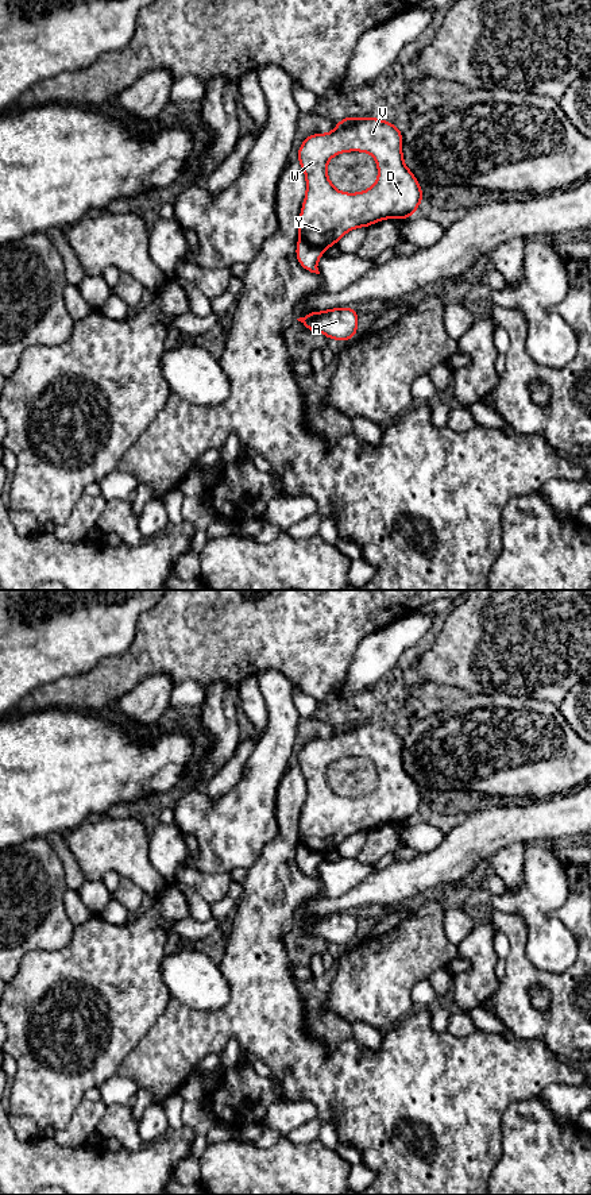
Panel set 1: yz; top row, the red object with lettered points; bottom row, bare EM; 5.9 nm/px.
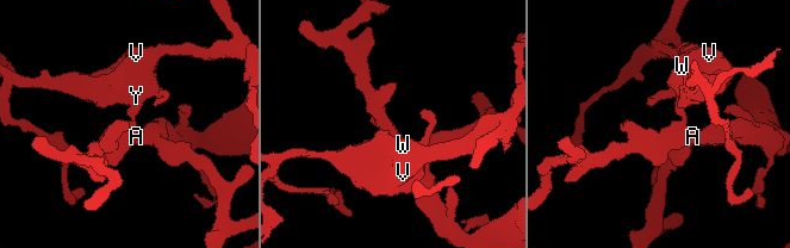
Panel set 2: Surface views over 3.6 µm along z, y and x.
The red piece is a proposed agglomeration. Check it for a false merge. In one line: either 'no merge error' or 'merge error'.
merge error

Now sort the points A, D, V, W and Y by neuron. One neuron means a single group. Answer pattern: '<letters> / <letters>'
A / D V W Y

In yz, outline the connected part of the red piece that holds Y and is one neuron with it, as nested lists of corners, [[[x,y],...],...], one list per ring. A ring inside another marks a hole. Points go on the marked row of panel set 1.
[[[347,116],[332,132],[306,136],[298,162],[306,176],[298,235],[324,251],[354,228],[413,216],[424,200],[421,185],[402,158],[401,130],[383,119]],[[345,151],[364,151],[375,158],[379,176],[372,188],[343,193],[331,184],[327,163]]]

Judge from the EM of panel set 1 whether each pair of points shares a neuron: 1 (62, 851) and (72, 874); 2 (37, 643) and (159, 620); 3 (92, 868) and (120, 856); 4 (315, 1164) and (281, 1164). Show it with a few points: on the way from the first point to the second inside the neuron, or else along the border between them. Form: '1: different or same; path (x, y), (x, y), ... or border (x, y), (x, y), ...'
1: same; path (66, 856), (70, 868)
2: different; border (157, 604), (141, 615), (136, 633), (123, 654)
3: same; path (99, 862), (104, 856), (114, 856)
4: same; path (306, 1164), (289, 1164)

